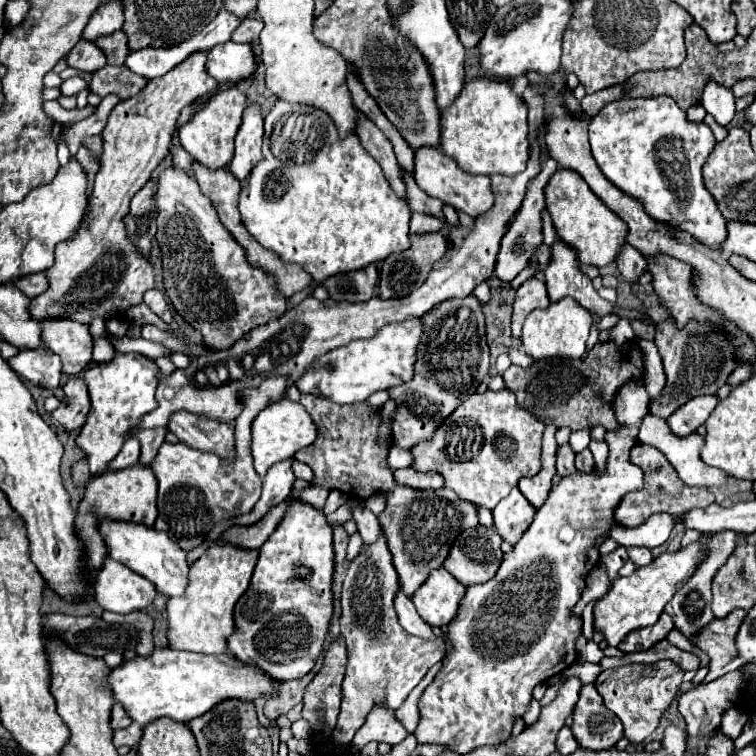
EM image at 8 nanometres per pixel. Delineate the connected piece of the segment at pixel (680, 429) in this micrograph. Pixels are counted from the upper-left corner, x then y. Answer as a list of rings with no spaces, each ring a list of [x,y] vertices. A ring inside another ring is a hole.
[[[701,395],[701,397],[693,397],[689,399],[685,405],[681,405],[669,419],[667,425],[673,431],[673,435],[677,437],[689,437],[691,433],[697,431],[697,427],[701,427],[707,417],[711,415],[711,411],[715,409],[715,405],[719,403],[717,395]]]

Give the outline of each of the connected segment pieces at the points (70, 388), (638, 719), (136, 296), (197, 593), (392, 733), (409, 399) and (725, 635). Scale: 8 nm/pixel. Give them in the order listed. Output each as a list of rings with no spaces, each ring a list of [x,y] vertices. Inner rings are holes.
[[[71,375],[67,379],[67,383],[63,385],[65,391],[65,399],[61,401],[61,405],[53,411],[53,417],[67,429],[79,429],[85,423],[85,417],[91,409],[89,403],[89,391],[87,391],[87,383],[81,375]]]
[[[657,661],[653,665],[633,663],[601,671],[601,675],[595,681],[595,689],[601,693],[605,705],[621,719],[625,727],[625,739],[629,739],[629,743],[641,743],[655,731],[665,709],[677,697],[681,679],[683,671],[671,661]]]
[[[197,51],[189,55],[183,63],[173,67],[173,71],[165,73],[163,77],[149,79],[147,85],[129,99],[121,99],[107,121],[107,127],[103,129],[103,155],[101,155],[101,167],[95,177],[93,195],[89,201],[89,219],[87,225],[81,223],[81,229],[69,243],[57,245],[57,259],[55,265],[47,271],[49,275],[49,291],[41,293],[33,303],[29,305],[29,311],[33,311],[33,317],[39,321],[43,317],[69,317],[79,323],[89,323],[91,317],[119,317],[121,311],[125,311],[131,305],[137,305],[143,301],[143,293],[153,289],[153,267],[149,261],[135,253],[135,247],[127,241],[123,217],[129,211],[129,201],[133,195],[151,179],[151,173],[161,165],[161,161],[169,153],[171,137],[177,129],[177,119],[183,107],[195,103],[199,97],[205,97],[217,89],[217,81],[207,73],[207,51]]]
[[[213,543],[199,559],[191,565],[189,587],[185,595],[173,597],[167,603],[169,613],[169,645],[173,649],[197,651],[197,653],[225,653],[225,639],[233,633],[233,605],[249,587],[253,569],[257,565],[259,551],[243,549],[233,543]]]
[[[375,705],[365,721],[365,725],[355,733],[351,743],[351,751],[359,753],[369,741],[383,741],[389,745],[397,745],[407,737],[407,729],[395,717],[393,709],[385,709],[383,705]]]
[[[475,295],[463,299],[447,299],[423,317],[423,335],[417,347],[415,375],[411,381],[391,387],[389,397],[397,403],[397,413],[393,417],[393,443],[409,449],[413,443],[427,439],[439,427],[445,415],[463,403],[489,371],[489,347],[485,339],[485,317],[481,311],[481,301]]]
[[[735,609],[725,619],[715,619],[715,623],[709,623],[709,627],[705,627],[705,631],[701,631],[697,639],[693,639],[695,645],[711,659],[709,673],[701,685],[711,683],[713,679],[745,665],[745,661],[737,655],[737,645],[735,645],[737,631],[745,615],[747,611]]]

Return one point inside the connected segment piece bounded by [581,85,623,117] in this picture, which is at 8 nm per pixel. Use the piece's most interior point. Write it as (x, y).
(592, 103)

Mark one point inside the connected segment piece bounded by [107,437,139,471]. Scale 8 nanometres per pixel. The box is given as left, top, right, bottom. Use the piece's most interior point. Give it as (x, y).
(129, 455)

